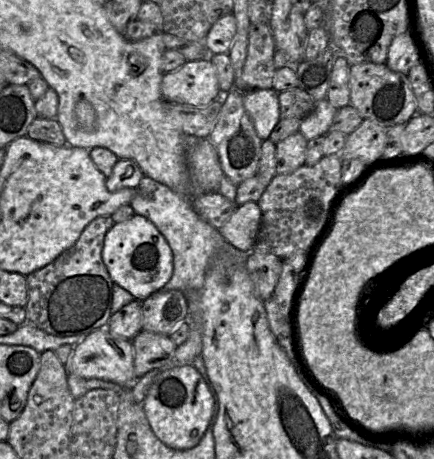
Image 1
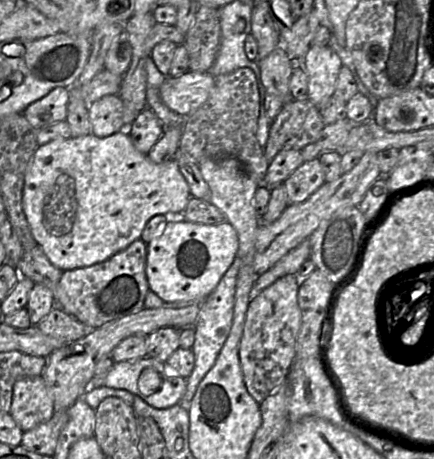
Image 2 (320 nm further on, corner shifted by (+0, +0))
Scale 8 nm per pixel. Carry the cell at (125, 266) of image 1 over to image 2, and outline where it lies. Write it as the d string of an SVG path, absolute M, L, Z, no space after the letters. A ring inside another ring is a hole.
M188 221L167 223L162 232L147 243L145 273L149 289L165 303L203 300L215 290L233 263L238 248L237 232L228 222L217 225Z

